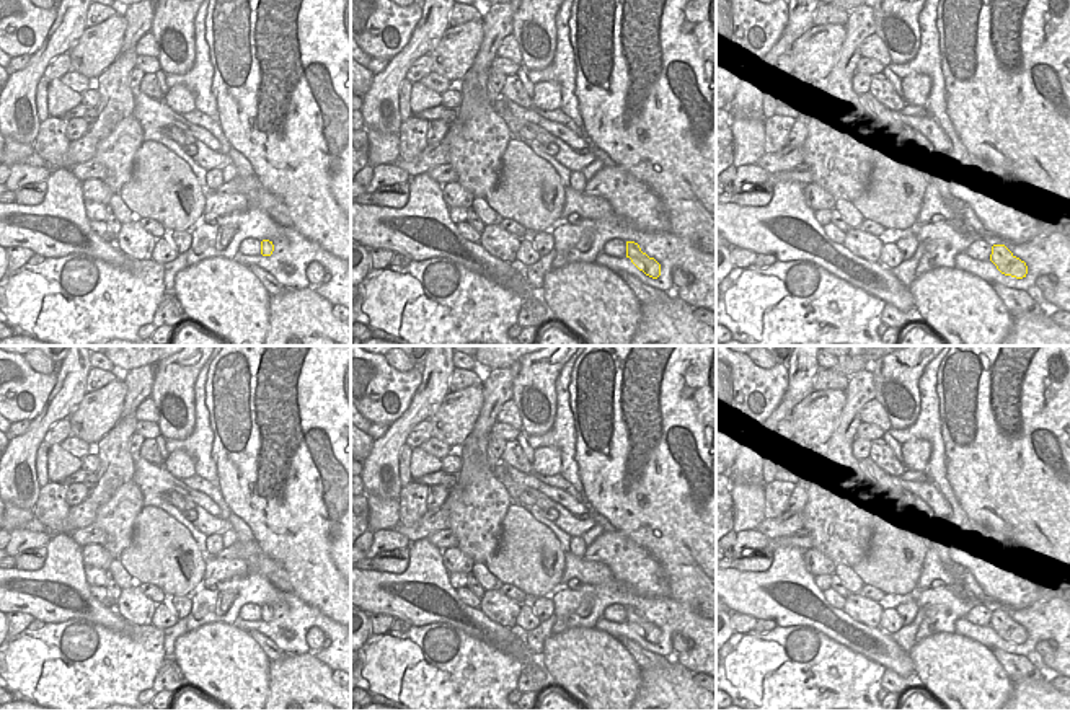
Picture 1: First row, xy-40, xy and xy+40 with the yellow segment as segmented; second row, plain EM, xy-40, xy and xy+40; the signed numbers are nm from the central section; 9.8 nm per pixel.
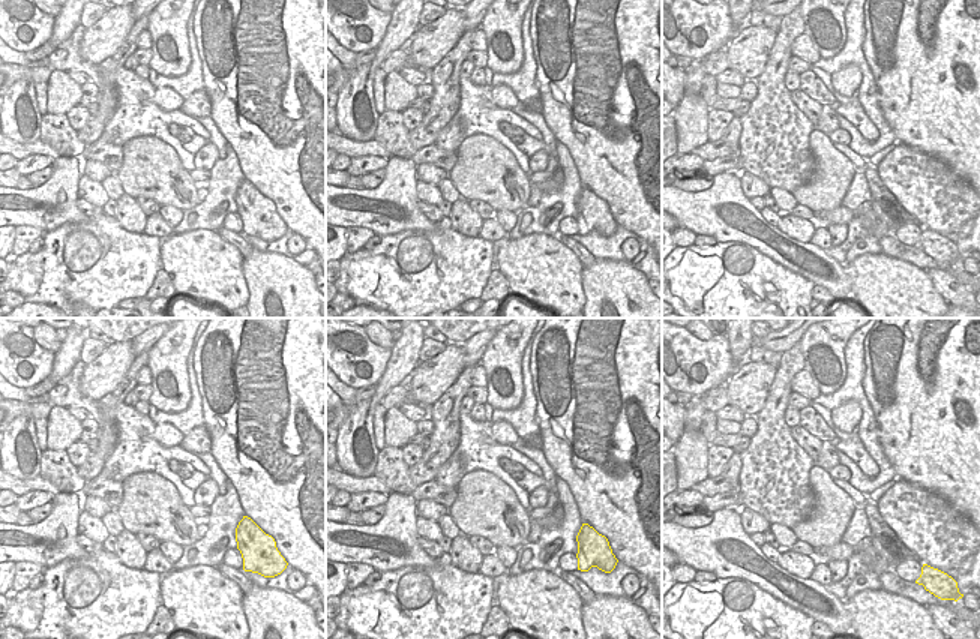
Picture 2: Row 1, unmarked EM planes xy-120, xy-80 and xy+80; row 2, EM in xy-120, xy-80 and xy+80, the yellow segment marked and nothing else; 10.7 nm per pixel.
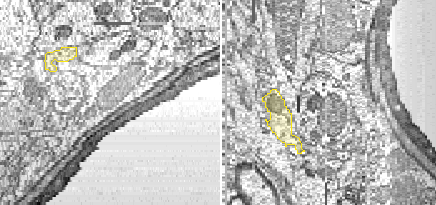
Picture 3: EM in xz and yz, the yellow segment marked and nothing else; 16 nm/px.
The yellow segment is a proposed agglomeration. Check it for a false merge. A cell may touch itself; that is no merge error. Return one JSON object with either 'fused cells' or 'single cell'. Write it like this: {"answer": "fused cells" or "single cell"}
{"answer": "single cell"}

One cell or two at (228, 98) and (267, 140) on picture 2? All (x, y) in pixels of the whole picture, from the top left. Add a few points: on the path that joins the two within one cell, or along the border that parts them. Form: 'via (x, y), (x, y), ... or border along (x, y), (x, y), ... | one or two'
via (234, 111), (237, 123), (251, 123), (254, 126) | one

